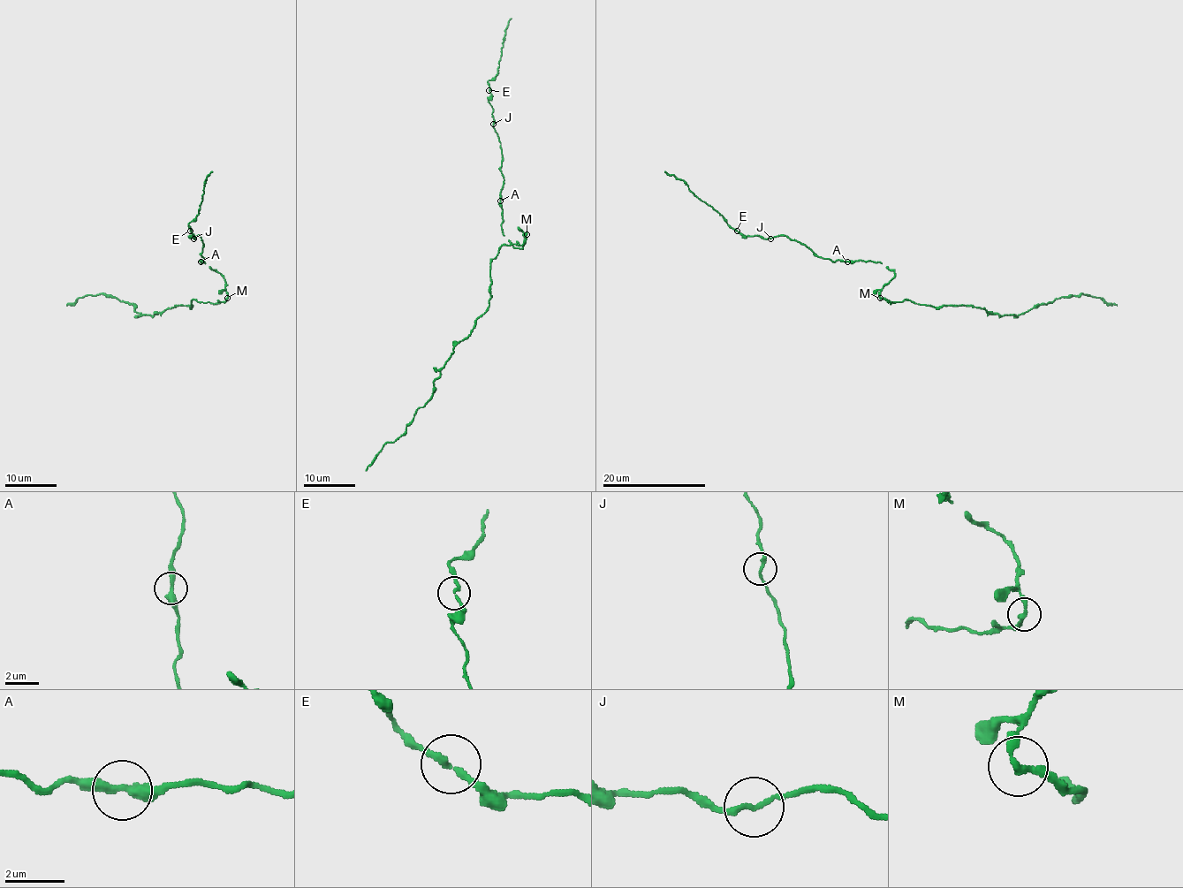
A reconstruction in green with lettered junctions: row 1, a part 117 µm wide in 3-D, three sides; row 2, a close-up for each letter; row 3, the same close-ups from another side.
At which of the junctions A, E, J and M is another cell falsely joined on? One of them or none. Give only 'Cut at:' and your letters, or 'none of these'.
Cut at: M

